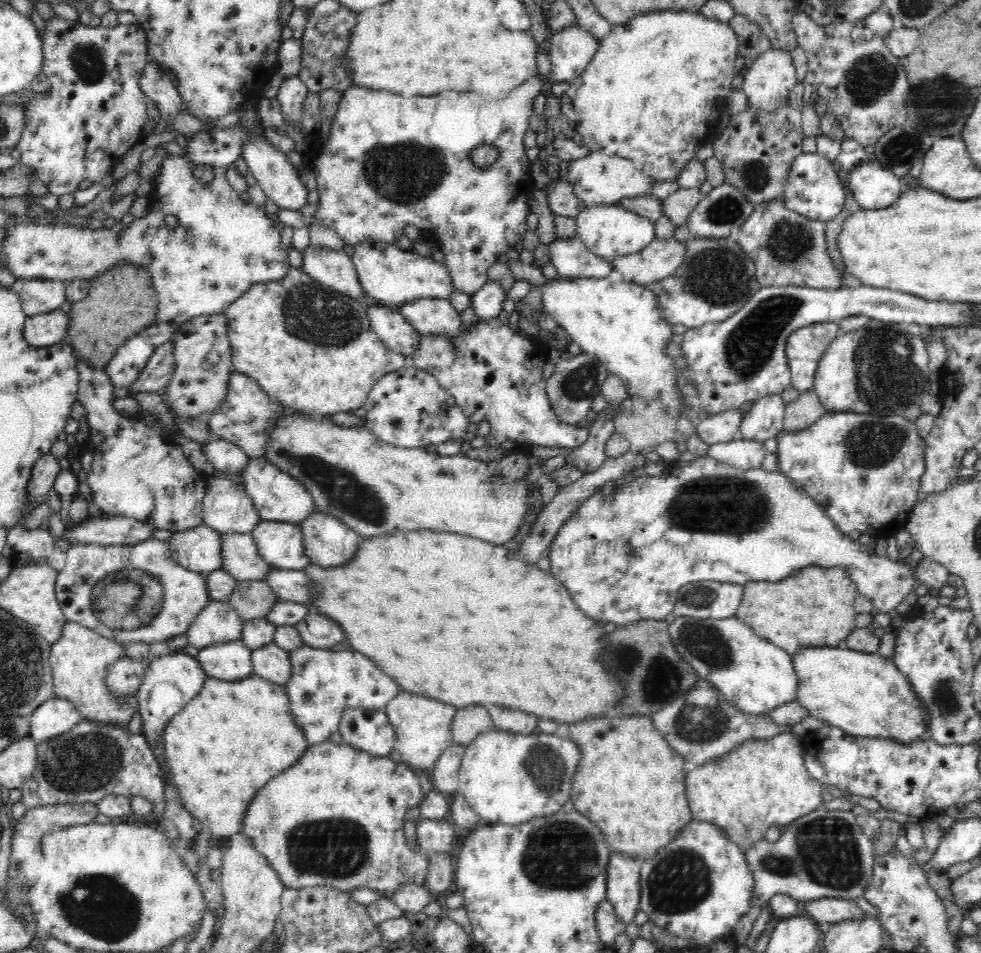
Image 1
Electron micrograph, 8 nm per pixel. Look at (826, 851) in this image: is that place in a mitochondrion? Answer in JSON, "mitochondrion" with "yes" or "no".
{"mitochondrion":"yes"}

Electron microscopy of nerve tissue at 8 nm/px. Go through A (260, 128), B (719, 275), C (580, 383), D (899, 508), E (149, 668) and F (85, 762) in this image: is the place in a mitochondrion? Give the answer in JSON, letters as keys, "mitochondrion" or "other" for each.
{"A":"other","B":"mitochondrion","C":"mitochondrion","D":"other","E":"other","F":"mitochondrion"}

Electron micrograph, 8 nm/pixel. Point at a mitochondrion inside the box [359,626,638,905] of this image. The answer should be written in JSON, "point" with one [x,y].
{"point":[552,860]}

